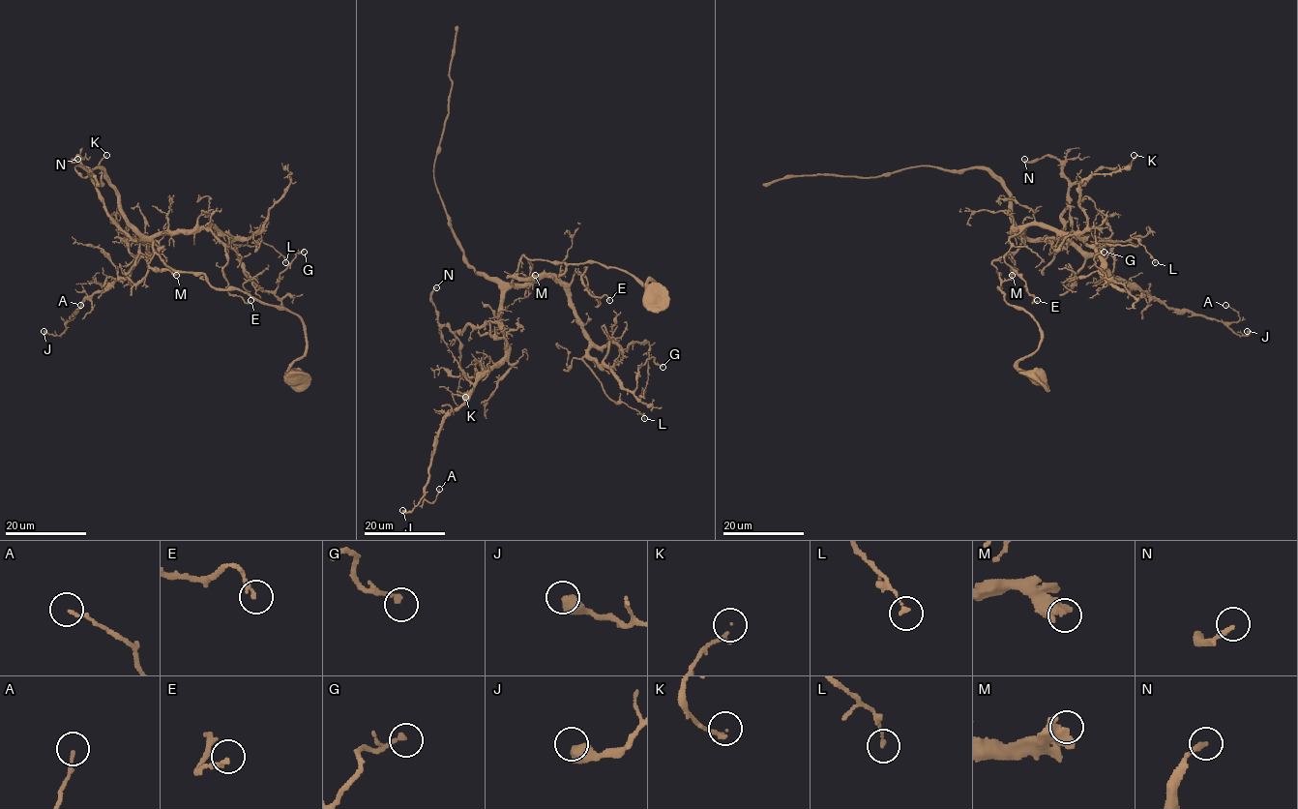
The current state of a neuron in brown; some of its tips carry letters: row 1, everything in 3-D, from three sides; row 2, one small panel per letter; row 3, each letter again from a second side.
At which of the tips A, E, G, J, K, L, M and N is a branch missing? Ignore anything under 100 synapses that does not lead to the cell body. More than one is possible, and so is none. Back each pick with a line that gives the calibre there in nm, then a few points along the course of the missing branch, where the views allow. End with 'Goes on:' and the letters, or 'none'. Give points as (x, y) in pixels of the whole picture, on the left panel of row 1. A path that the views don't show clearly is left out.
Goes on: none

